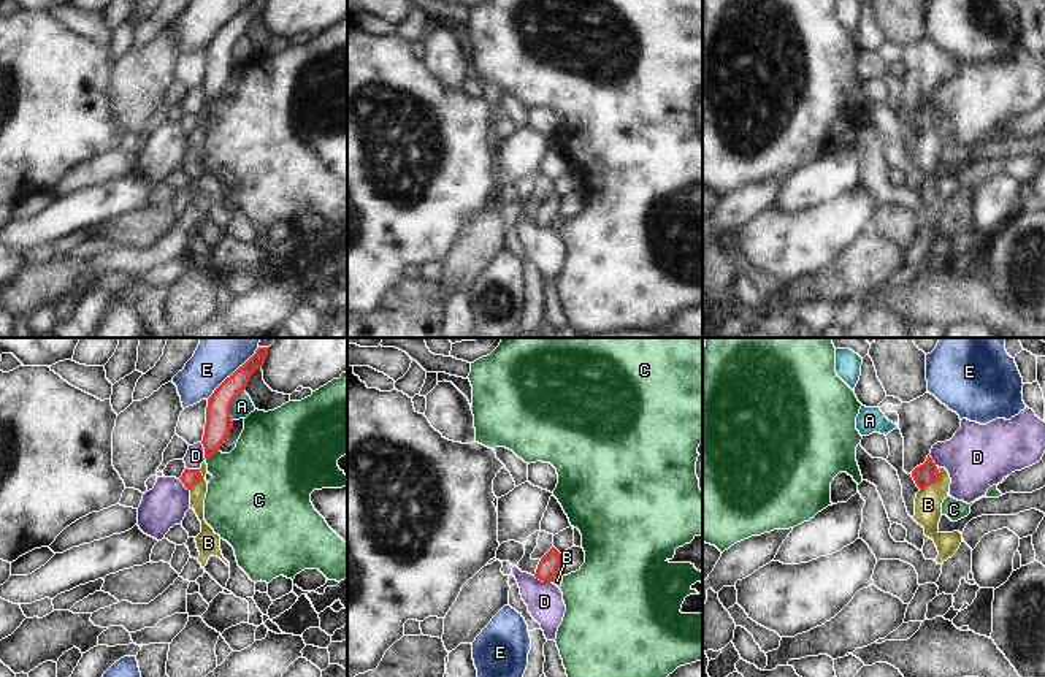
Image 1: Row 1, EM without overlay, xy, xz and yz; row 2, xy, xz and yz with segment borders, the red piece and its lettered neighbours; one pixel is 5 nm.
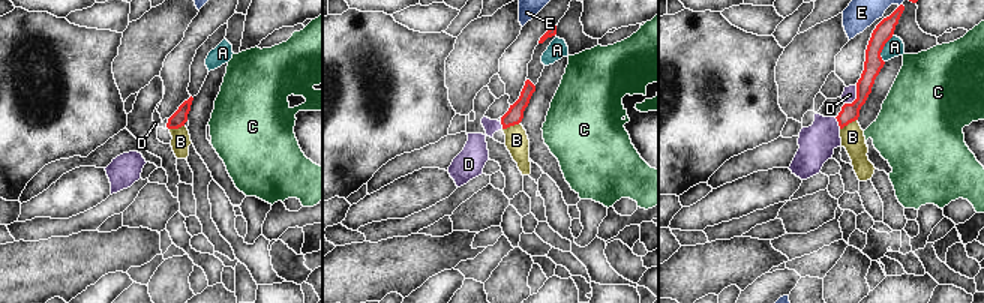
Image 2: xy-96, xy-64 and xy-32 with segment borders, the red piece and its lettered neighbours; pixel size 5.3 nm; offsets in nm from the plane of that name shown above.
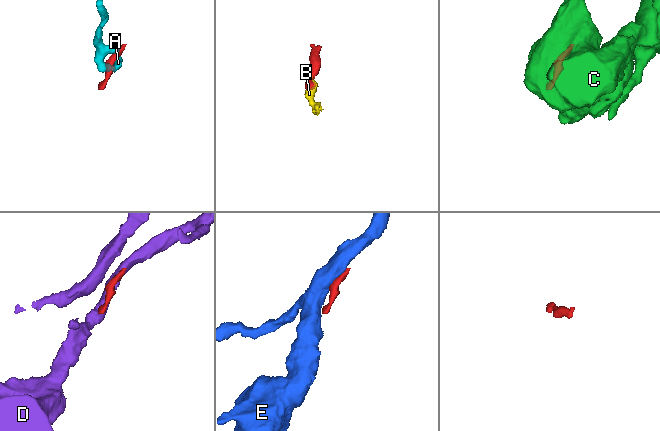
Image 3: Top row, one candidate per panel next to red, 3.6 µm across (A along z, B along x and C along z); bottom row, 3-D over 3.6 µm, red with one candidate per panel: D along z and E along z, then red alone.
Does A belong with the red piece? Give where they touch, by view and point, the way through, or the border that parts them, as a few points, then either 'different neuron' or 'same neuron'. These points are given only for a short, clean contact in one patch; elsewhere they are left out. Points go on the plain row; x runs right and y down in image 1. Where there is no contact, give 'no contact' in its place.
contact xy (230, 49); border xy (243, 35), (230, 51), (232, 65); different neuron

